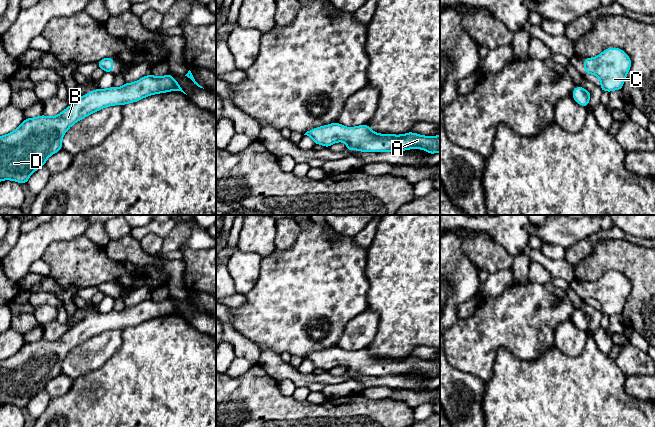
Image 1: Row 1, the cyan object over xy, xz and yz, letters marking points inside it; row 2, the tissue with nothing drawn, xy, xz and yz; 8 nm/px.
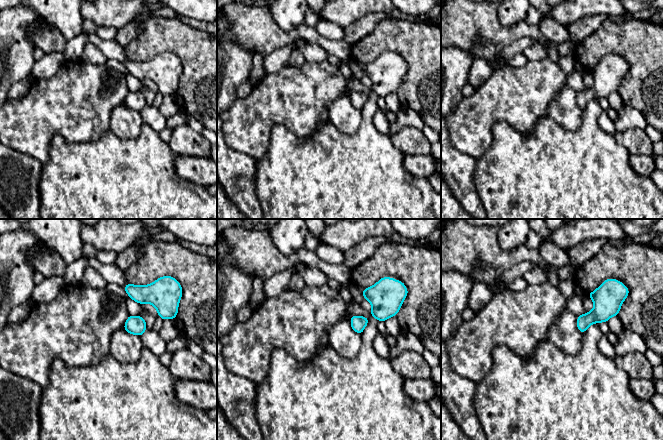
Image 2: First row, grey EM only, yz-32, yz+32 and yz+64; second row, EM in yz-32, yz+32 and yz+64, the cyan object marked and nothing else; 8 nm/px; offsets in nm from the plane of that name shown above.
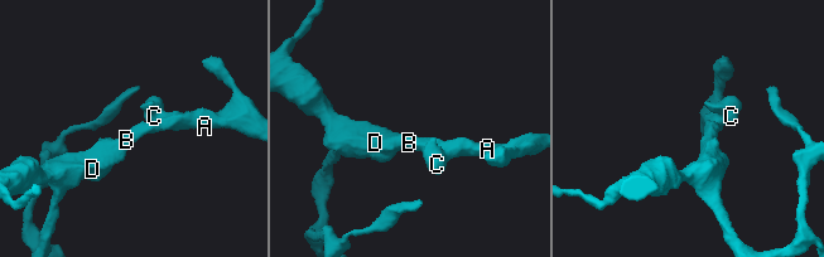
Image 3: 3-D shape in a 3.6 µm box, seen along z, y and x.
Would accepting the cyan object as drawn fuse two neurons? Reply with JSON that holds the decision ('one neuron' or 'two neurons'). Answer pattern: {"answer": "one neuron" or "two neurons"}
{"answer": "one neuron"}

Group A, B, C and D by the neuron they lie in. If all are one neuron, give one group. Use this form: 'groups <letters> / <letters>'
groups A B C D

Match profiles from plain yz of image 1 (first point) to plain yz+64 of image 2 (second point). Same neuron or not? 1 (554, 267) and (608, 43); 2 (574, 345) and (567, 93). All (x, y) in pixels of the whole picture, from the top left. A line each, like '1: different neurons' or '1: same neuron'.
1: different neurons
2: same neuron

